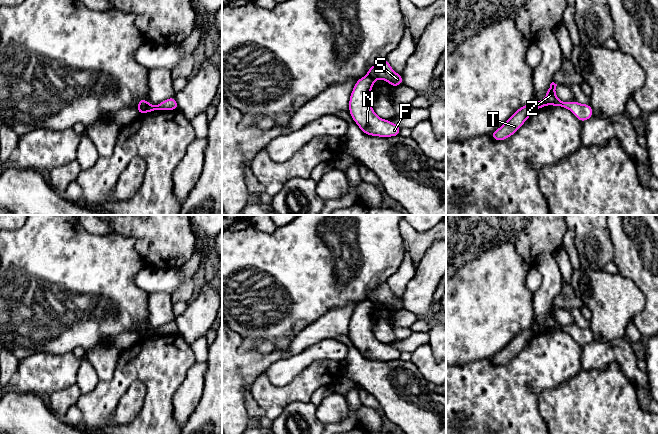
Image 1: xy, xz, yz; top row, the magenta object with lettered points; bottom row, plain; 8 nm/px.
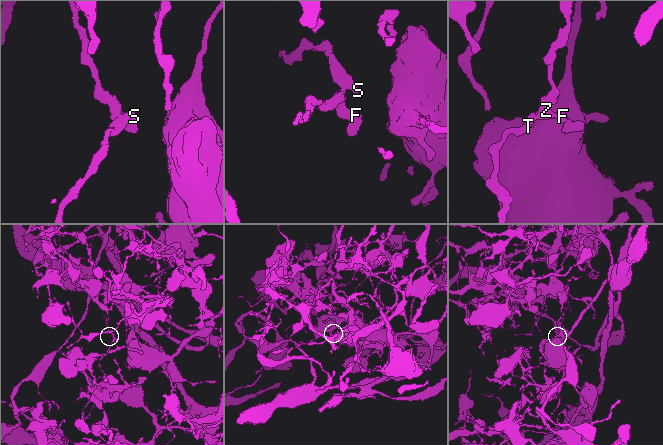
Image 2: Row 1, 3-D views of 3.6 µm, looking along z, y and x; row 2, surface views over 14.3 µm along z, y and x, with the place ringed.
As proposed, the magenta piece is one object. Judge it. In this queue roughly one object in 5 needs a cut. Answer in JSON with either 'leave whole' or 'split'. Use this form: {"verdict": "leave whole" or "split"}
{"verdict": "split"}

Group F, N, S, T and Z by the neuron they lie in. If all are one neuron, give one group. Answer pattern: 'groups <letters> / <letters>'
groups F N Z / S T

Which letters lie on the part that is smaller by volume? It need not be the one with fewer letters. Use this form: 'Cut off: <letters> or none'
Cut off: F, N, Z

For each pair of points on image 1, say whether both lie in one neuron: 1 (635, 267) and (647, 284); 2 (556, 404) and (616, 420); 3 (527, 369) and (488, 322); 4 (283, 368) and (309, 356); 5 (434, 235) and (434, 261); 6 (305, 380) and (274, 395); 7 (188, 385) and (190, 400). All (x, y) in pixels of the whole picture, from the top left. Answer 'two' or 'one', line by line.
1: one
2: one
3: two
4: one
5: two
6: one
7: one

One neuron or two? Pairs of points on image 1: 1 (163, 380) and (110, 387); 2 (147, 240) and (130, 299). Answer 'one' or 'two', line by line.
1: one
2: two

